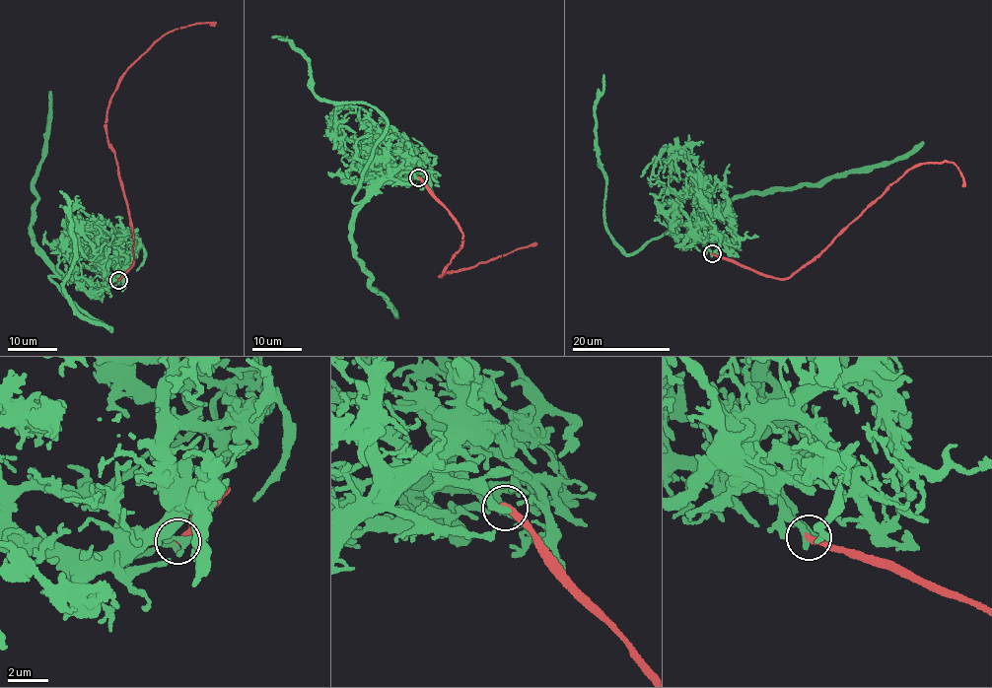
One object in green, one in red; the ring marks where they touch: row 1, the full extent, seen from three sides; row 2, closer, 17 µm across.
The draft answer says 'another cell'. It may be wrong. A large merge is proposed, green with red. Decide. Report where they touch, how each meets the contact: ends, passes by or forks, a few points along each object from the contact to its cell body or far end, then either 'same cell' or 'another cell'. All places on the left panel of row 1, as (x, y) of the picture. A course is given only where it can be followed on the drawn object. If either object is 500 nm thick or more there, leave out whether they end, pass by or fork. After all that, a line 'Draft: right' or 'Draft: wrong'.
(118, 280) | green passes by | red ends | green via (117, 280), (49, 277), (81, 310), (111, 329), (77, 310), (64, 288), (74, 234), (60, 190) | red via (117, 280), (133, 262), (133, 237), (106, 129), (110, 100), (123, 75), (154, 42), (177, 28), (216, 23) | another cell
Draft: right

